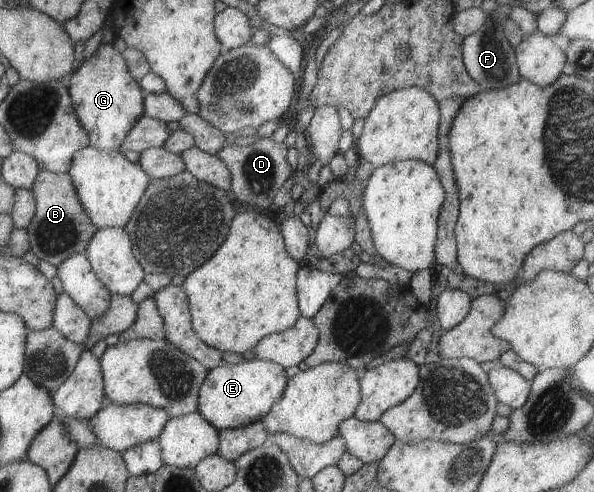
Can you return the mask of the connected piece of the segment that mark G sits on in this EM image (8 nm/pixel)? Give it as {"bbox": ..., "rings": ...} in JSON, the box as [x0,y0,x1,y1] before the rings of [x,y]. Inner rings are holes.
{"bbox":[68,41,143,151],"rings":[[[102,41],[92,56],[83,58],[69,77],[68,92],[73,104],[73,111],[77,121],[85,130],[88,137],[88,145],[101,151],[119,150],[119,146],[125,134],[133,127],[133,124],[143,113],[143,91],[138,83],[131,77],[127,69],[124,57],[117,52],[111,43]]]}

